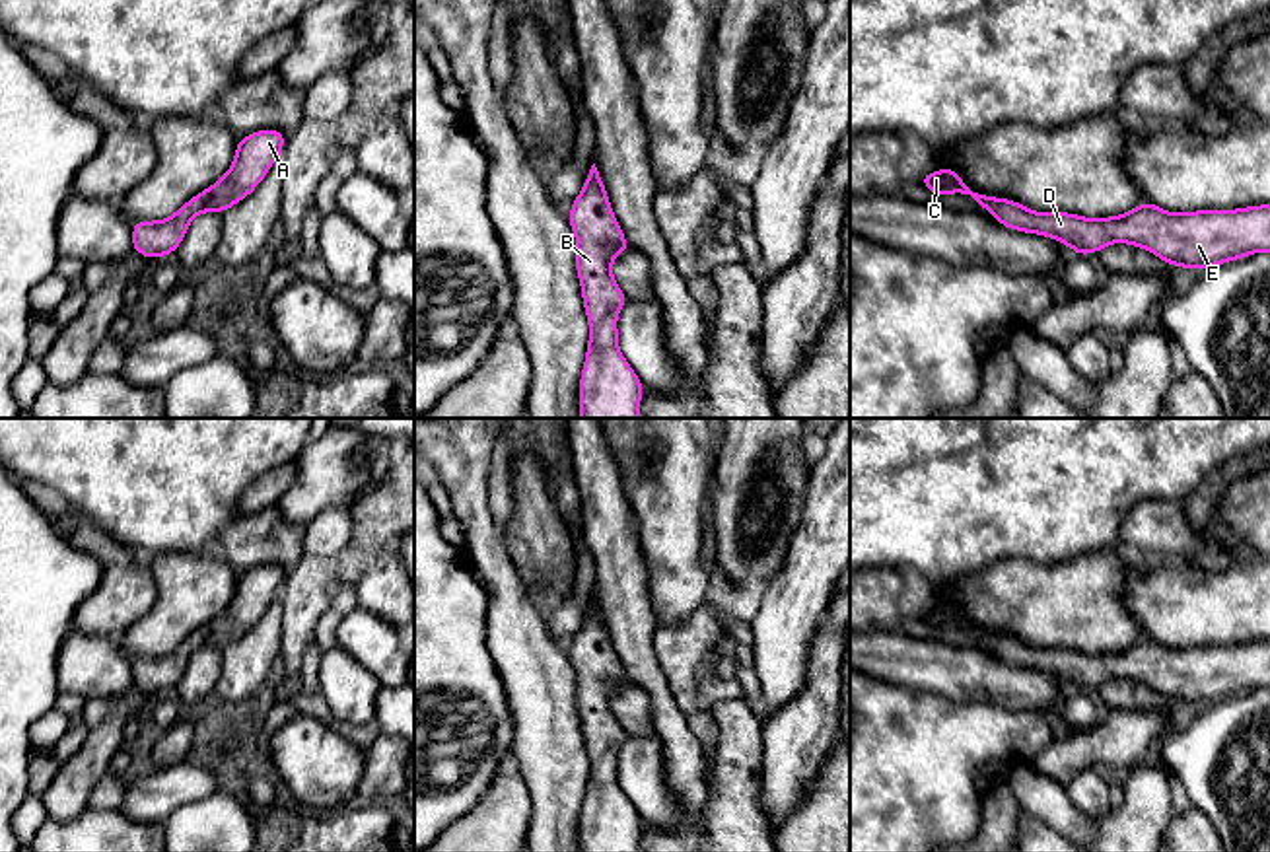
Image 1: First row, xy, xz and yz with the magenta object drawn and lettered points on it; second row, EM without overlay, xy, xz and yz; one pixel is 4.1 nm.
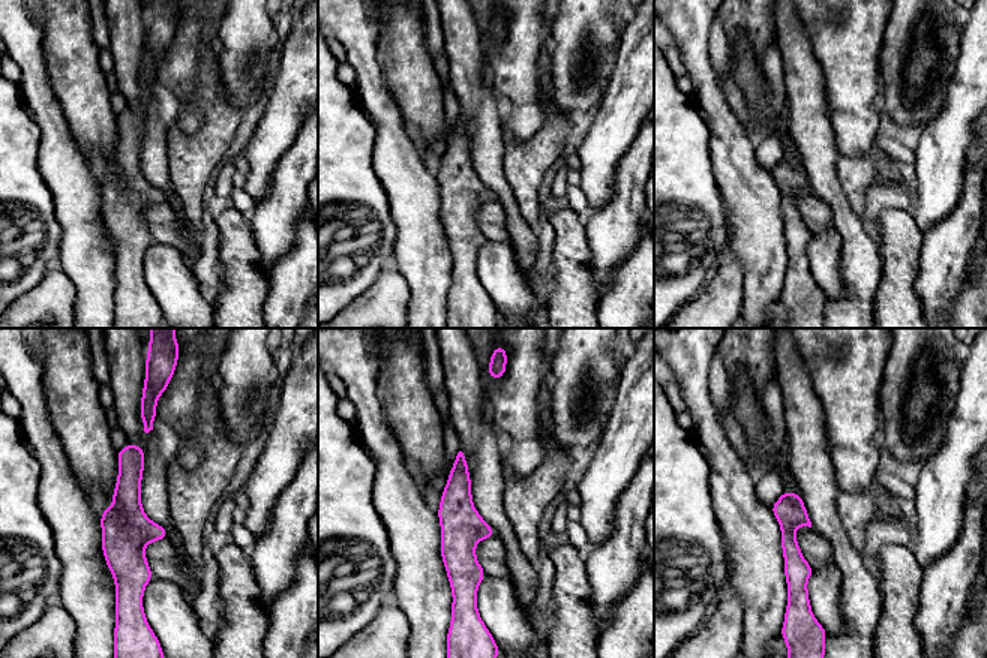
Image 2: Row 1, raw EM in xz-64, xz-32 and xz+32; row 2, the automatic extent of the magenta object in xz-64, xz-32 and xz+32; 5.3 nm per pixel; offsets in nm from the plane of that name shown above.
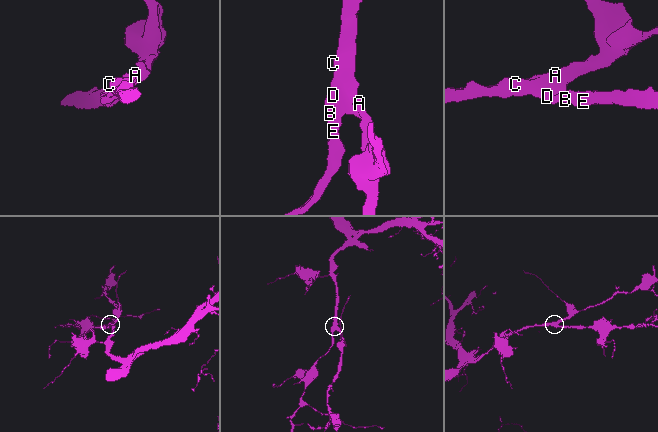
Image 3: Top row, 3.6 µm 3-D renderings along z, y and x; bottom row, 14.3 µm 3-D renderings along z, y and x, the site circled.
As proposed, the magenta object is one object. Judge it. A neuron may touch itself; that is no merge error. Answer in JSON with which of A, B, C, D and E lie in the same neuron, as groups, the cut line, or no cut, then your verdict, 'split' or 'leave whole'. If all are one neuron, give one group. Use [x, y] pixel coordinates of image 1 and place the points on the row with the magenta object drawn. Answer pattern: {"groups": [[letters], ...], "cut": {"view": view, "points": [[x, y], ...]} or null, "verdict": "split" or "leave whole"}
{"groups": [["A", "B", "C", "D", "E"]], "cut": null, "verdict": "leave whole"}

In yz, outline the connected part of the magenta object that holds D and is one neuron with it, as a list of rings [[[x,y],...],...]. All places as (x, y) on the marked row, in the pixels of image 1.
[[[951,167],[928,171],[920,183],[935,196],[965,195],[1007,230],[1056,239],[1076,255],[1128,243],[1177,268],[1206,270],[1260,251],[1270,253],[1270,204],[1179,214],[1142,200],[1120,216],[1085,218],[1072,212],[1035,212],[1011,198],[982,195],[967,187]]]

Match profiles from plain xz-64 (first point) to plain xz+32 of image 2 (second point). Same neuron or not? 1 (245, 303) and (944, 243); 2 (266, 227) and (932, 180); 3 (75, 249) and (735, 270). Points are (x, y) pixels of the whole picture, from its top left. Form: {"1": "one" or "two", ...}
{"1": "two", "2": "two", "3": "two"}

